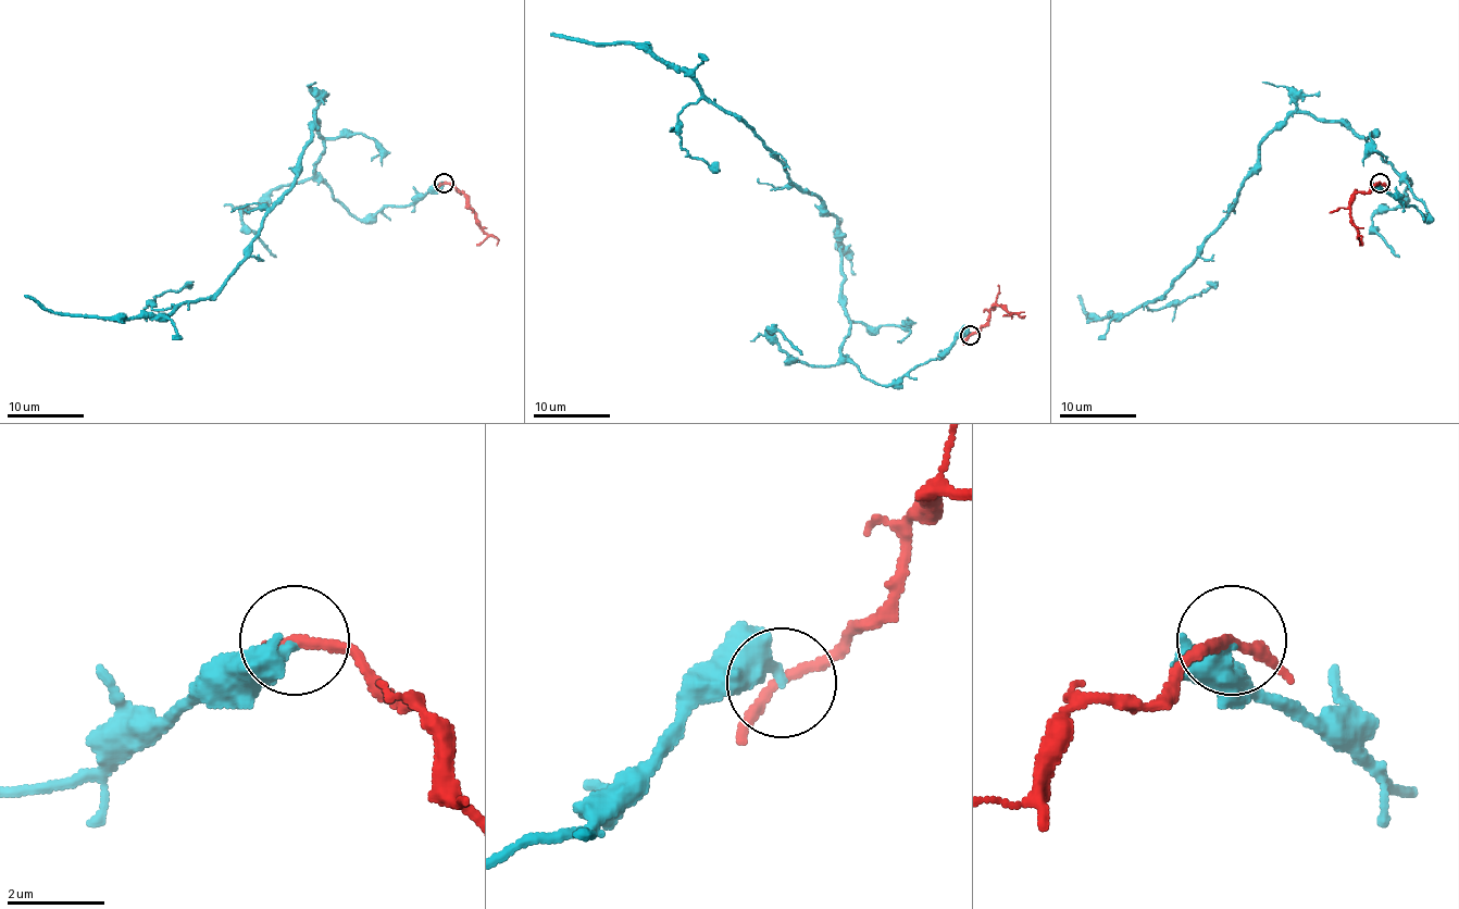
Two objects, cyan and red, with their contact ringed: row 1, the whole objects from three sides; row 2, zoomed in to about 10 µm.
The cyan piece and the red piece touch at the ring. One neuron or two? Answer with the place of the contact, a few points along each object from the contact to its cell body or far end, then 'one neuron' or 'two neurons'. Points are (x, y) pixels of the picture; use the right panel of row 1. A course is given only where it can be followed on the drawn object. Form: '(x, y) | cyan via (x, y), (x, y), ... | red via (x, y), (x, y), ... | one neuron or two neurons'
(1380, 183) | cyan via (1380, 183), (1430, 220), (1346, 125), (1292, 112), (1159, 298), (1090, 318), (1079, 295) | red via (1380, 183), (1367, 192), (1357, 192), (1351, 204), (1351, 223), (1362, 245) | two neurons

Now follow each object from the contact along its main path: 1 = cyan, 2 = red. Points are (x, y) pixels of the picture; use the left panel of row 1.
1: (444, 183), (357, 220), (315, 172), (315, 112), (299, 175), (208, 298), (110, 318), (63, 315), (25, 295)
2: (444, 183), (451, 183), (464, 192), (476, 223), (496, 237), (497, 245)

